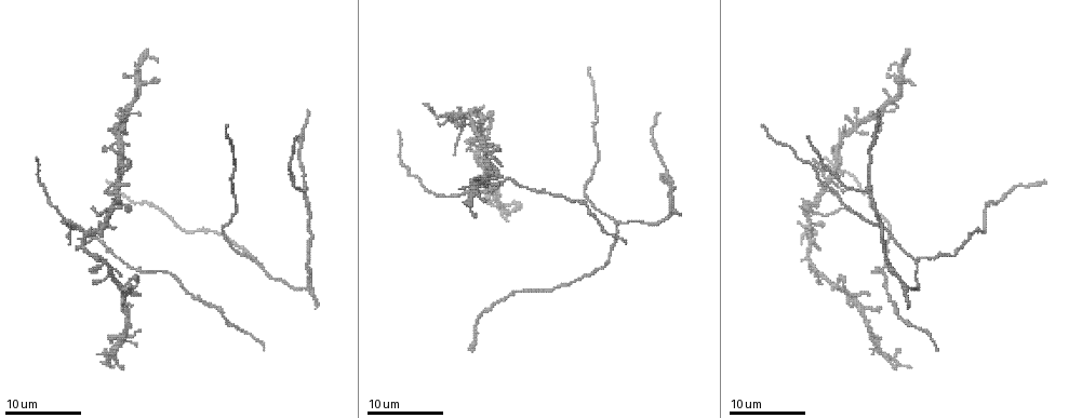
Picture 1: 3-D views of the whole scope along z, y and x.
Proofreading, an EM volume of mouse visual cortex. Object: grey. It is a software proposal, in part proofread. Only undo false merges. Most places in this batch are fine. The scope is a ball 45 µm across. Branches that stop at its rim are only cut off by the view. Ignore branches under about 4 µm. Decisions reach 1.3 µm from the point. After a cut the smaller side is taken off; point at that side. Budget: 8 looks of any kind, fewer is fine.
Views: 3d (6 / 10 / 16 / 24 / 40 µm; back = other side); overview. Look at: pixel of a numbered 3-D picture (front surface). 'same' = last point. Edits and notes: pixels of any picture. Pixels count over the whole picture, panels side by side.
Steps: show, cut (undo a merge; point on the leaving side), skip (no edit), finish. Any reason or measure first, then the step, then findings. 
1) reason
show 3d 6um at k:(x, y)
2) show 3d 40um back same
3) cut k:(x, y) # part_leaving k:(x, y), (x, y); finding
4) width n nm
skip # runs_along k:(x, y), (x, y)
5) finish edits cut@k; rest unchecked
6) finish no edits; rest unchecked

show 3d 10um at 1:(850, 300)

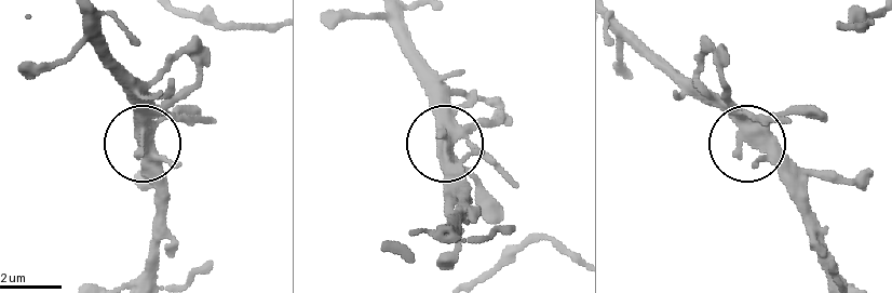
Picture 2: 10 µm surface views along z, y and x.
arms 4
skip # continuous, no second neuron

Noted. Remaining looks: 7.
four or more arms meet
show 3d 6um at 1:(471, 123)

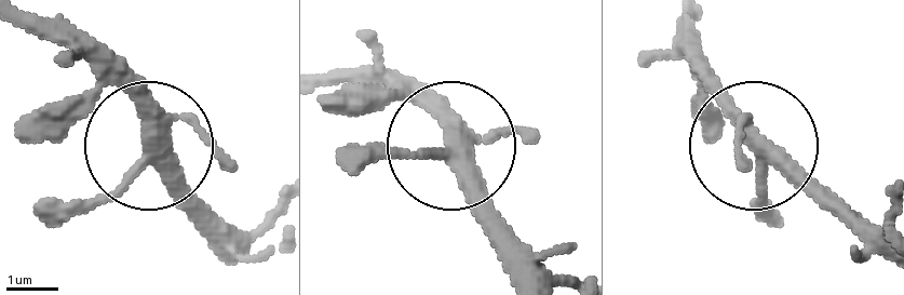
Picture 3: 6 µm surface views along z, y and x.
show 3d 6um back at 3:(151, 155)

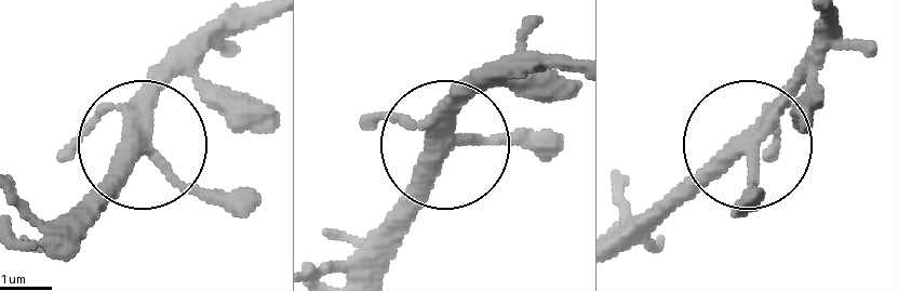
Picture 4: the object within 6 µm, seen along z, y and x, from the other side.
skip # all the same neuron

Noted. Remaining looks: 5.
four arms meet
show 3d 6um at 1:(83, 230)

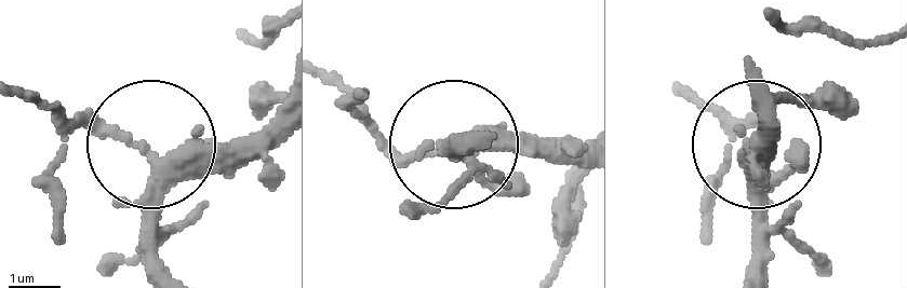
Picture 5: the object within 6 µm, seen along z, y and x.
arms 4
skip # all the same neuron

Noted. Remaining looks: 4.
three arms meet
show 3d 10um at 1:(618, 224)

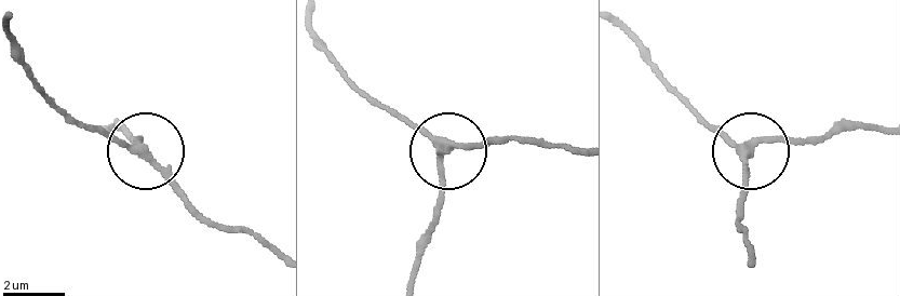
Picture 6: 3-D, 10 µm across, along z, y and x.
arms 3
skip # all the same neuron

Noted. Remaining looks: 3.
finish no edits; rest unchecked

